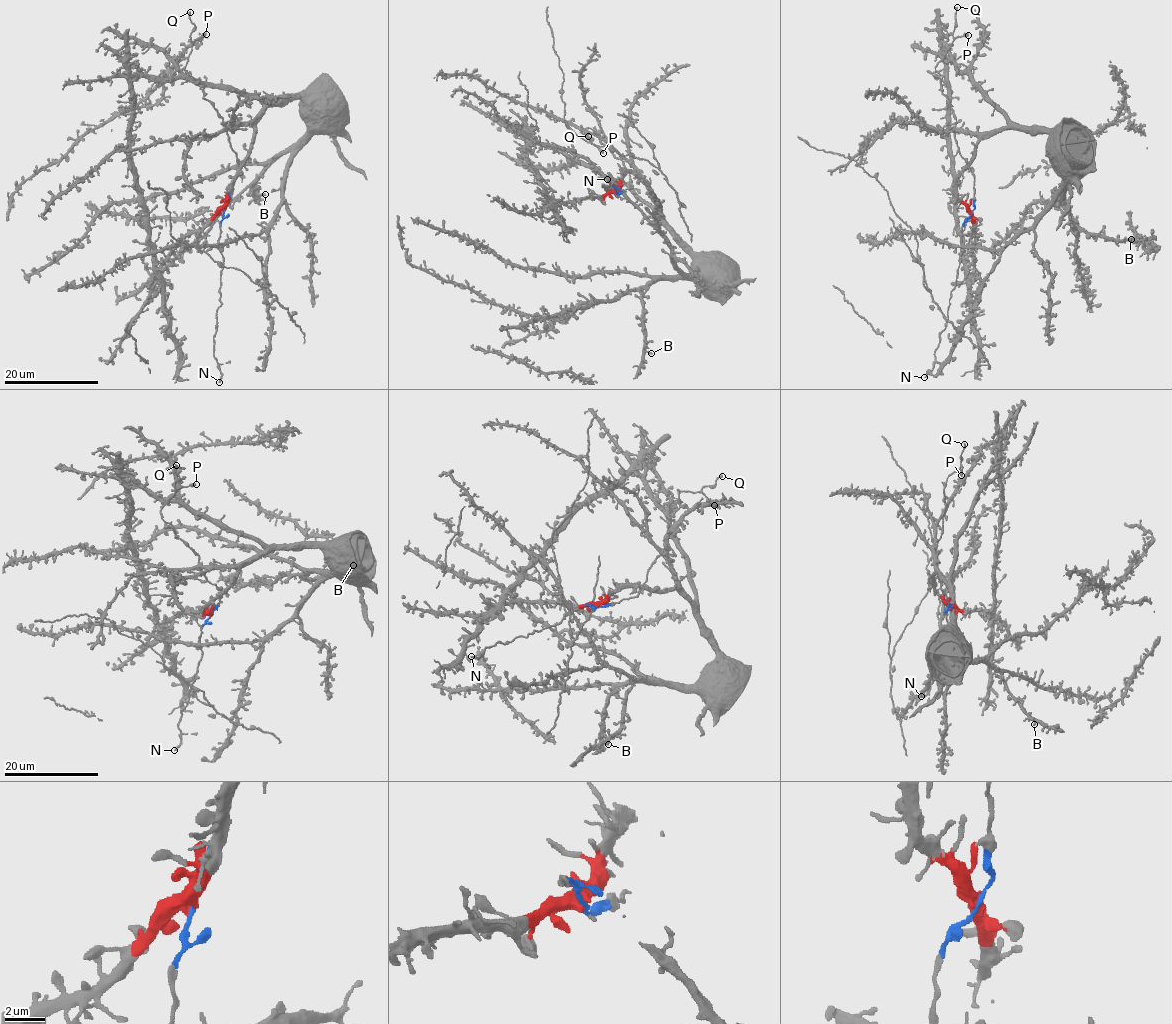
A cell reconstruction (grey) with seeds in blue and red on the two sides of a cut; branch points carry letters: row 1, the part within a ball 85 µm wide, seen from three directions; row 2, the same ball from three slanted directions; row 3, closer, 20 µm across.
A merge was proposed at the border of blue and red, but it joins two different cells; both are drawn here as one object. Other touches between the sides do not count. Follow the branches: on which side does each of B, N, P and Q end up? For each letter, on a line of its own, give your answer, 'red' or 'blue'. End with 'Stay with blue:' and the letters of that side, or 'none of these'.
B: red
N: blue
P: blue
Q: blue
Stay with blue: N, P, Q

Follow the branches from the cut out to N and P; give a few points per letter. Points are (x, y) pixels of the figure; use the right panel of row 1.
N: (971, 214), (961, 231), (956, 286), (949, 301), (947, 326), (940, 334), (935, 362), (924, 377)
P: (971, 214), (975, 205), (972, 169), (959, 151), (955, 138), (956, 118), (935, 71), (953, 40), (968, 35)

